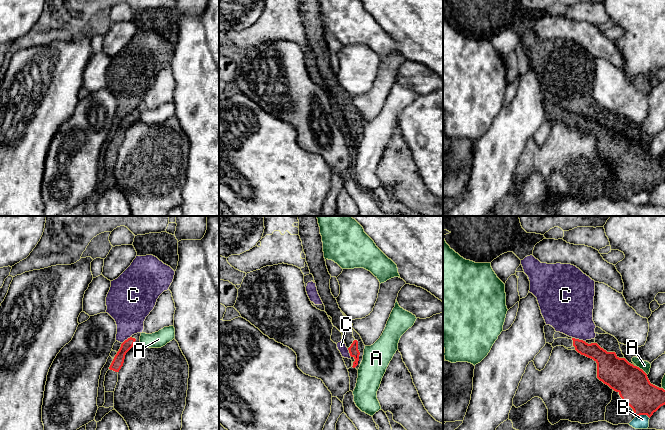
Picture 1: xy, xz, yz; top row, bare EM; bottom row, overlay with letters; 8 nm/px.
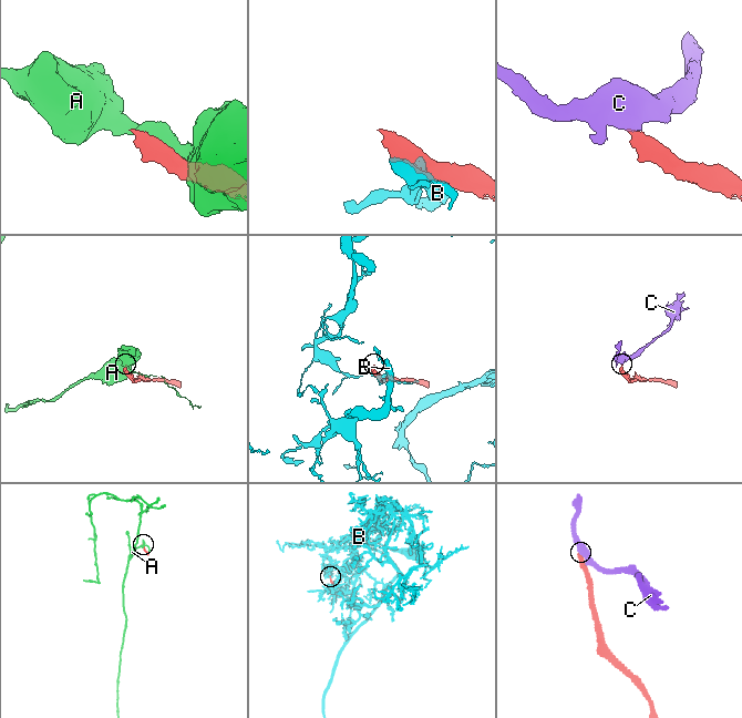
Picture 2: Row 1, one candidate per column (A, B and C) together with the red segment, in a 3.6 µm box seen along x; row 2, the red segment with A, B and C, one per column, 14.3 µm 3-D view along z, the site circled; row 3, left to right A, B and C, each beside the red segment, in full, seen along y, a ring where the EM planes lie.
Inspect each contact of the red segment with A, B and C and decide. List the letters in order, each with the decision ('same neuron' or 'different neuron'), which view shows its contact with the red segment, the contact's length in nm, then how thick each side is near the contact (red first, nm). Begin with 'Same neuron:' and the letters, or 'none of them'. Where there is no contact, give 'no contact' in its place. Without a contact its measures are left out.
Same neuron: none of them
A: different neuron | yz | 120 nm | 260/80 nm
B: different neuron | yz | 120 nm | 260/110 nm
C: different neuron | yz | 110 nm | 120/380 nm

